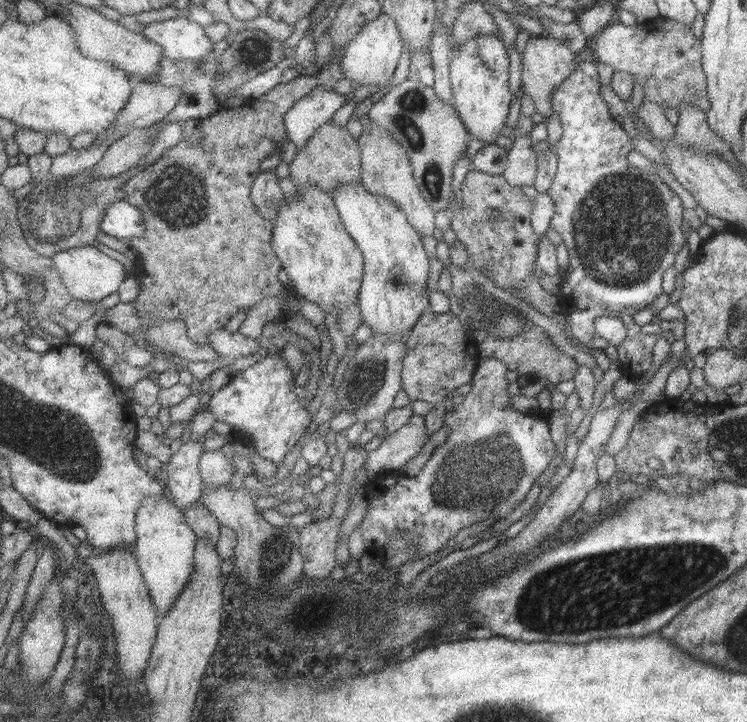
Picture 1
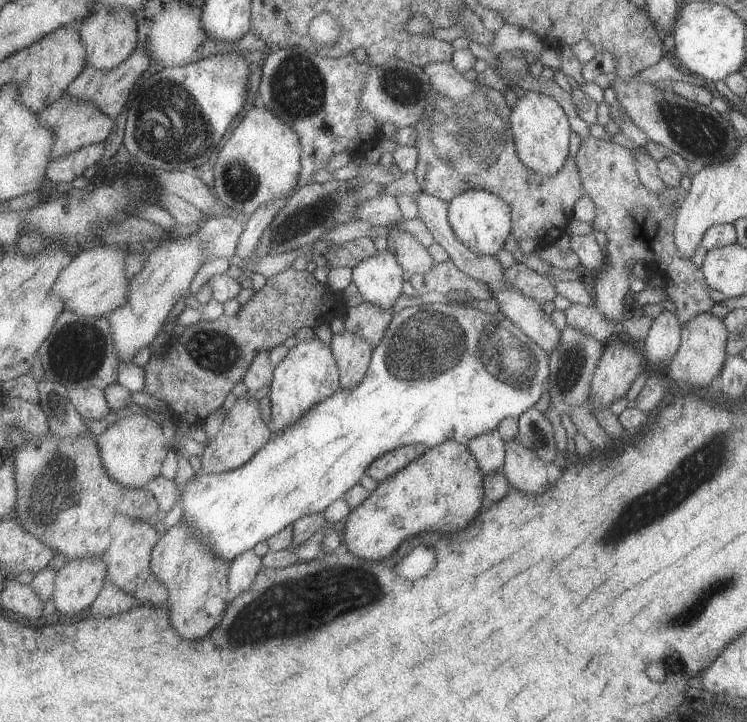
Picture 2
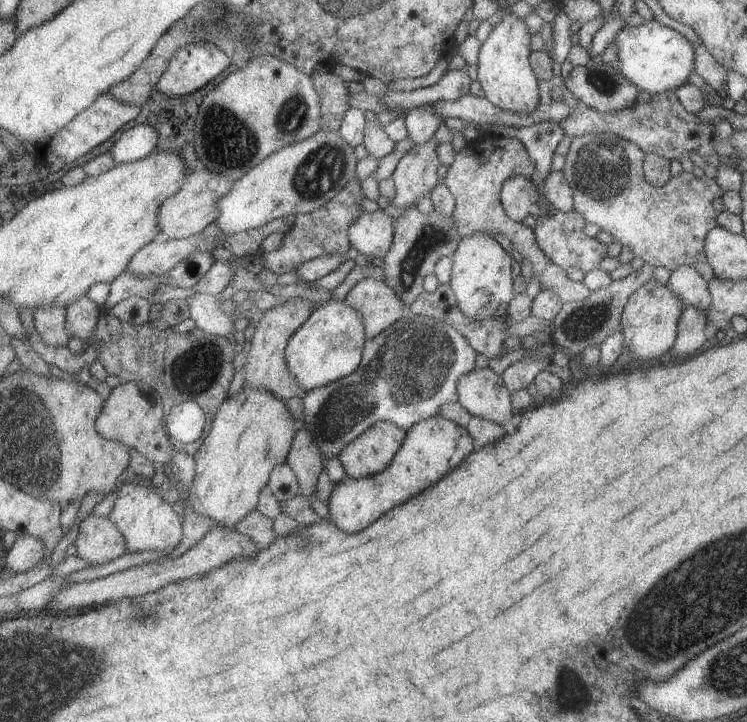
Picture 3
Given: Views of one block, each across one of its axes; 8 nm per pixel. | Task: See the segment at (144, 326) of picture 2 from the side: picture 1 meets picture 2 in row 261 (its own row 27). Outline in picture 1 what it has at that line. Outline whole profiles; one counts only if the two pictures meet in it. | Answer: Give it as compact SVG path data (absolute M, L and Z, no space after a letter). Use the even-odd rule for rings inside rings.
M185 15L149 25L144 36L163 45L163 56L167 59L198 62L215 46L205 28Z

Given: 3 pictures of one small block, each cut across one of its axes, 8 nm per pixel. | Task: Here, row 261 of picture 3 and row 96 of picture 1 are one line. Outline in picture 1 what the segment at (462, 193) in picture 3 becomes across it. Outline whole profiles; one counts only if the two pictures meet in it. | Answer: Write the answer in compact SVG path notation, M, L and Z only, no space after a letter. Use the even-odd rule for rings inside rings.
M529 38L525 48L521 52L520 62L522 64L520 74L520 88L522 94L527 94L531 98L533 110L539 113L542 117L549 117L551 110L551 93L563 83L567 75L573 70L573 63L578 62L578 58L571 49L563 46L558 40L553 38Z

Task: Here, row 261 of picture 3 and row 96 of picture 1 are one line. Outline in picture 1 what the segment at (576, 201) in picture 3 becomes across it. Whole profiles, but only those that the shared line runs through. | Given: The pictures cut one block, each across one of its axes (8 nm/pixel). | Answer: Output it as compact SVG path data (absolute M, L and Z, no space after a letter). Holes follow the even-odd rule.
M664 17L663 20L661 18L649 20L649 24L645 24L645 26L644 24L624 26L616 21L603 28L598 36L592 39L590 45L594 61L611 66L613 72L631 74L632 82L641 86L645 100L657 104L657 107L663 111L665 108L673 108L673 110L678 111L683 104L691 104L691 106L695 106L703 112L709 109L711 102L707 98L707 82L701 62L702 50L700 41L693 36L691 24L681 24L681 22L675 22L675 20L667 17Z

